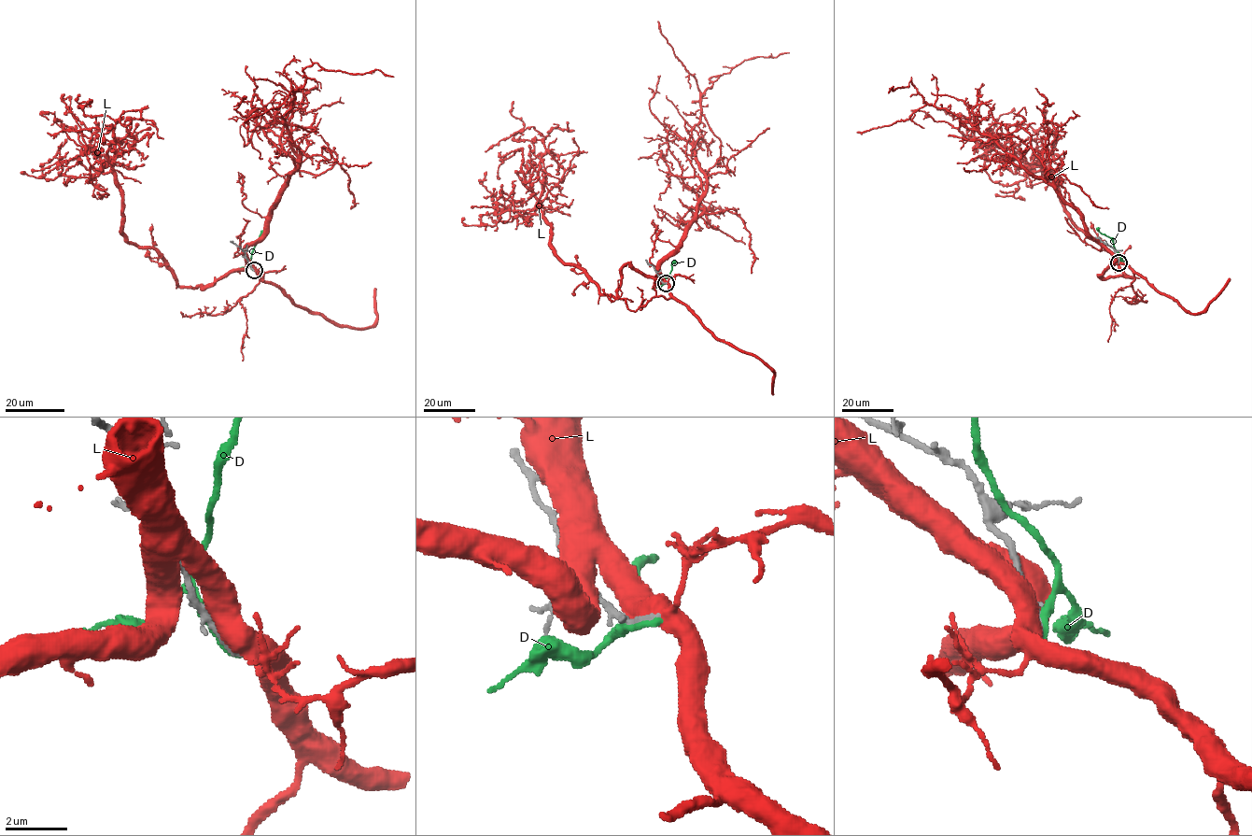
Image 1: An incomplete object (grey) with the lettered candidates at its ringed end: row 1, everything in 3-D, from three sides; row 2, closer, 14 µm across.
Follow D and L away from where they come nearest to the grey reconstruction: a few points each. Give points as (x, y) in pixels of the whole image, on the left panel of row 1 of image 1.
D: (252, 269), (249, 262), (254, 245), (264, 230)
L: (252, 269), (182, 288), (129, 242), (107, 155), (116, 121), (85, 115), (79, 95)

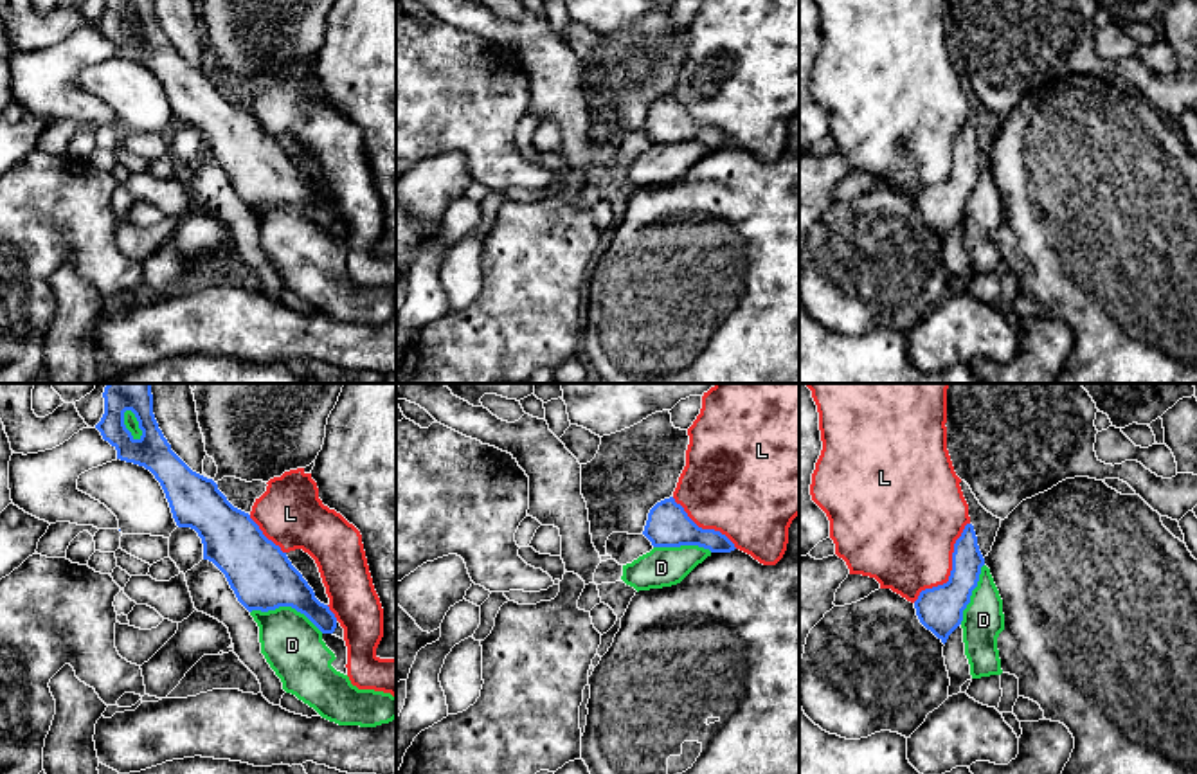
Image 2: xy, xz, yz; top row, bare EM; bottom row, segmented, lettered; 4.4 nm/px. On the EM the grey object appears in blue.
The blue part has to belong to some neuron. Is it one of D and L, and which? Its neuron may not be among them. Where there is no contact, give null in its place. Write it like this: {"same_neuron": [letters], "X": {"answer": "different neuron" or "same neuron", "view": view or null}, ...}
{"same_neuron": [], "D": {"answer": "different neuron", "view": "xy"}, "L": {"answer": "different neuron", "view": "yz"}}

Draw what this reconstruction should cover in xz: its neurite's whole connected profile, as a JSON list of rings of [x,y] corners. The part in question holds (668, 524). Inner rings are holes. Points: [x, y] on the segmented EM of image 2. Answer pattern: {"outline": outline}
{"outline": [[[673,497],[657,502],[650,509],[643,535],[653,547],[698,545],[711,553],[736,549],[720,531],[698,527]]]}

